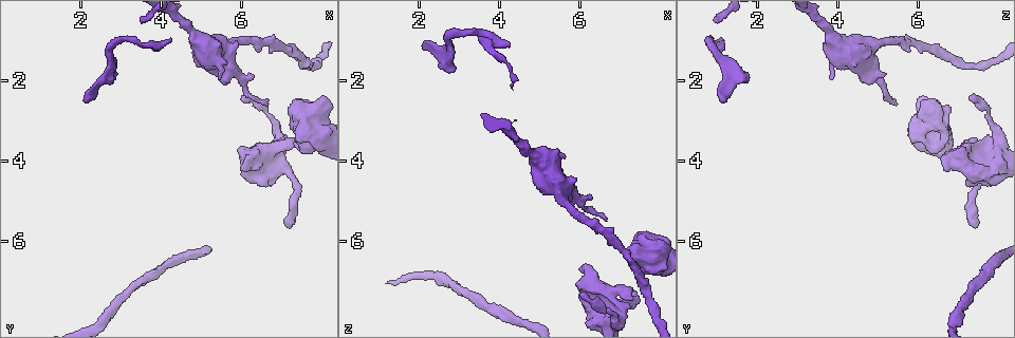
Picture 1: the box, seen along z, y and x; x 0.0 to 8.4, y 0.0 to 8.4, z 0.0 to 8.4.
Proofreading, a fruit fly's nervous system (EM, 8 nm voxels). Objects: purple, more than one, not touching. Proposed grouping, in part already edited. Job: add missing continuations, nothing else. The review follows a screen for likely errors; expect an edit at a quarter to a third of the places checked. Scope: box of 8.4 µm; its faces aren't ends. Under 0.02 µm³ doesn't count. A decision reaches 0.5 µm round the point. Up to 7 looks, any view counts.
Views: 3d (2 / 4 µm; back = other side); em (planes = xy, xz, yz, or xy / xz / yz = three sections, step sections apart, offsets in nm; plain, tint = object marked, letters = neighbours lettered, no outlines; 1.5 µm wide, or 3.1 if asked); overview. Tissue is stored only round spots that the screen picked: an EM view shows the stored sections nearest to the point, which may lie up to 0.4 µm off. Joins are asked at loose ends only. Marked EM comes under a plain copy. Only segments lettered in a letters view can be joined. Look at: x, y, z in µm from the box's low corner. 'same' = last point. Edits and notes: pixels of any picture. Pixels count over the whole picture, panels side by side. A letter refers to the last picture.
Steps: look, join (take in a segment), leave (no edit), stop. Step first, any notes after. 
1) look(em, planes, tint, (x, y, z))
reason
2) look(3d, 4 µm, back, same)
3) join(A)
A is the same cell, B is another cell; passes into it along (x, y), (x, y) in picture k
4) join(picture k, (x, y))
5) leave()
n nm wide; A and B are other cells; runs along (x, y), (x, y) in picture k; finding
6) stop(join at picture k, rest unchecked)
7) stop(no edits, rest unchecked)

look(em, planes, letters, (7.15, 5.65, 7.40))
free end

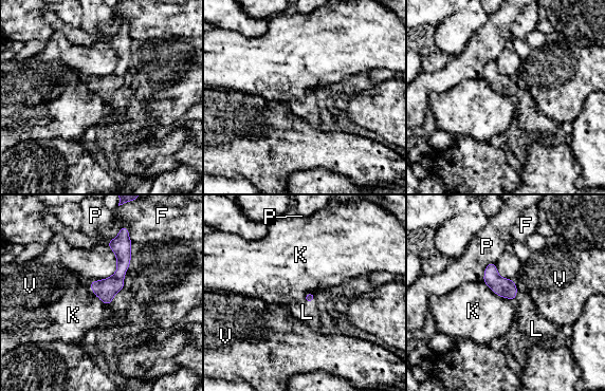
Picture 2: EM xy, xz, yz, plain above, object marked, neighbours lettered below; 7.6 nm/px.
join(L)
L is the same cell, F, K, P and V are other cells; the neuron continues

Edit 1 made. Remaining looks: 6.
look(overview)

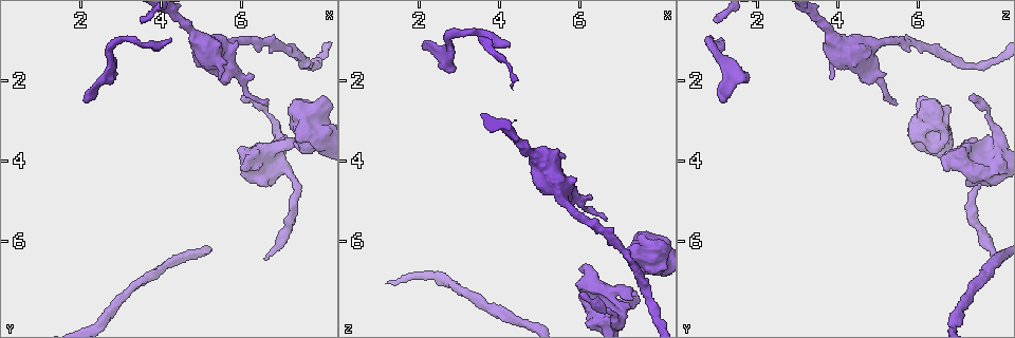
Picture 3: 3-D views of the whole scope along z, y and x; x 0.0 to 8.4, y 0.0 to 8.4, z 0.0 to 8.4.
look(3d, 4 µm, back, (7.35, 3.50, 5.85))
free end

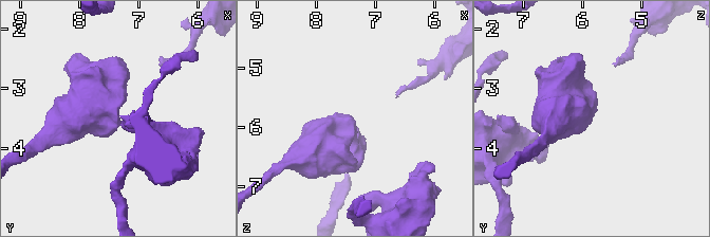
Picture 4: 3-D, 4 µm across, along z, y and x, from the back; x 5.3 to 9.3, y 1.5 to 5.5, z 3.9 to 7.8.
look(em, planes, tint, (7.40, 3.45, 5.85))

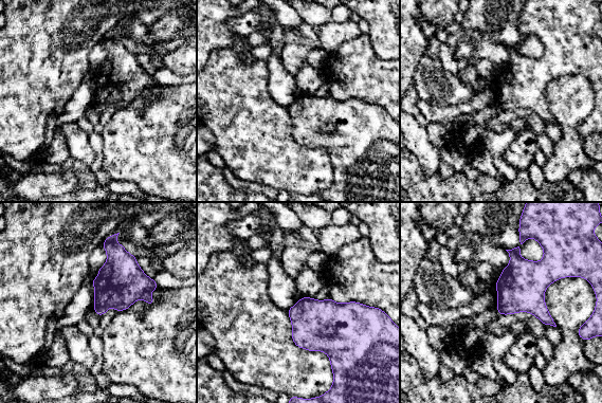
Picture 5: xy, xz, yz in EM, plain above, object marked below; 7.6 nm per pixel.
look(em, planes, letters, same)
see the neighbours

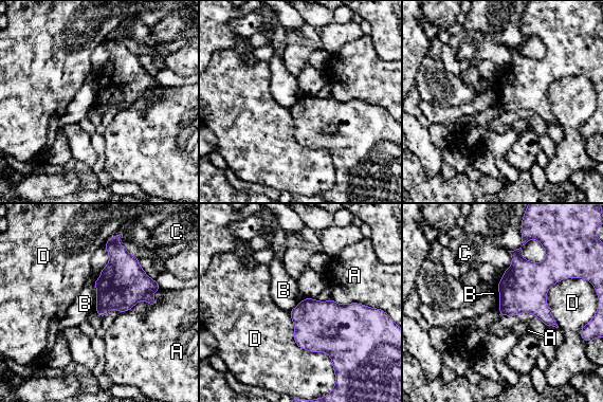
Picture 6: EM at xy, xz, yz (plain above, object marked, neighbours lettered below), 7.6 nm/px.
leave()
280 nm wide; A, B, C and D are other cells; border along (93, 281), (96, 312) in picture 6; no lettered segment goes on from it

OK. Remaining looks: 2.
stop(join at picture 2, rest unchecked)

